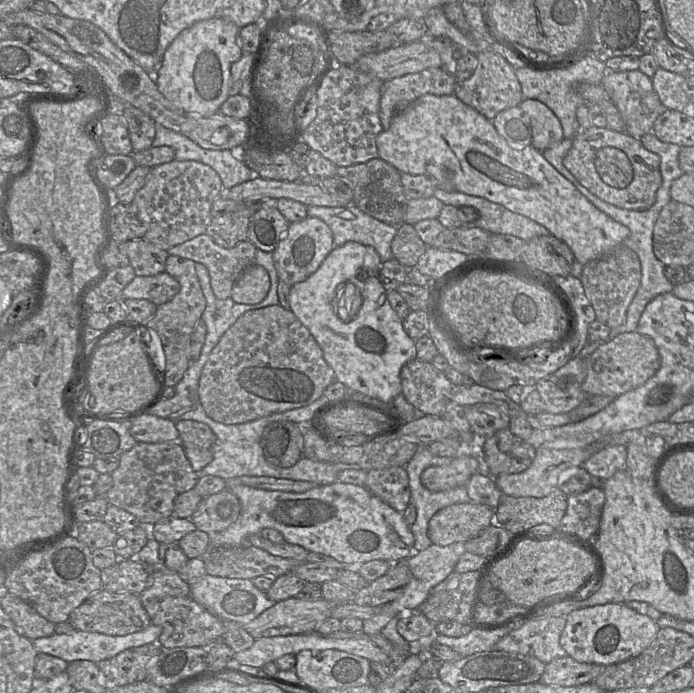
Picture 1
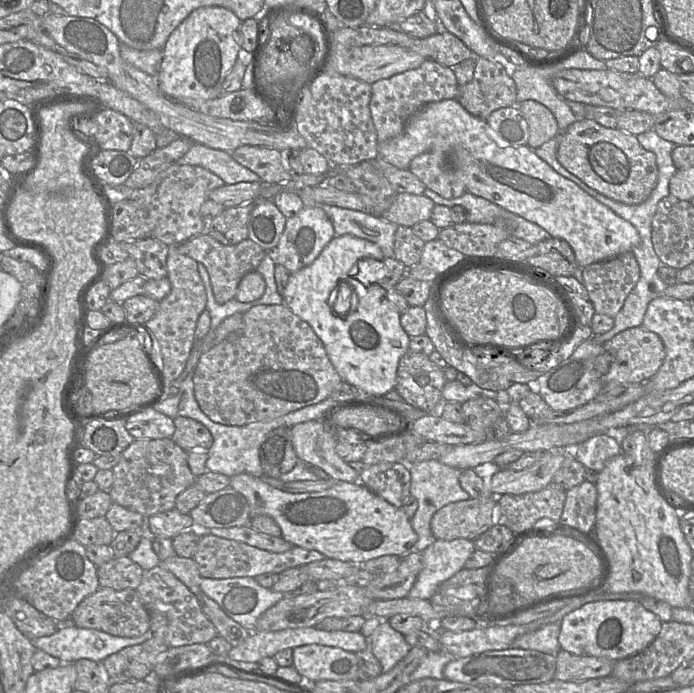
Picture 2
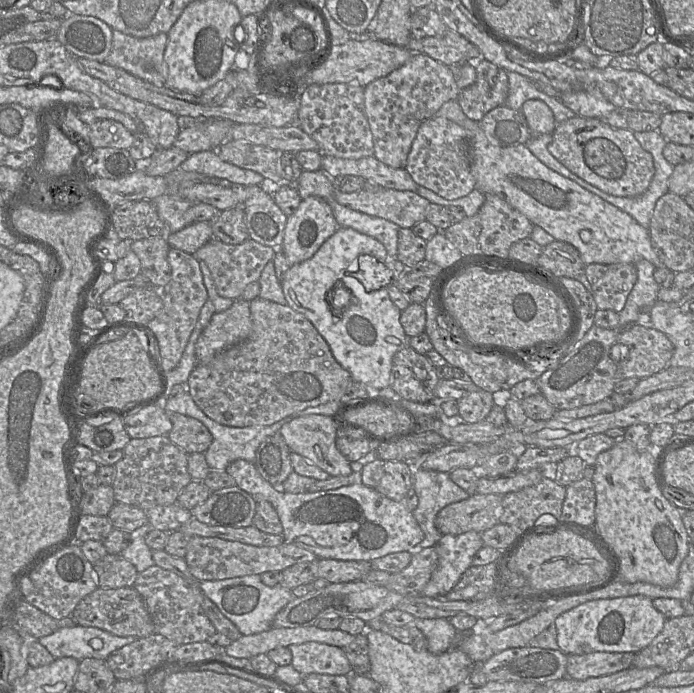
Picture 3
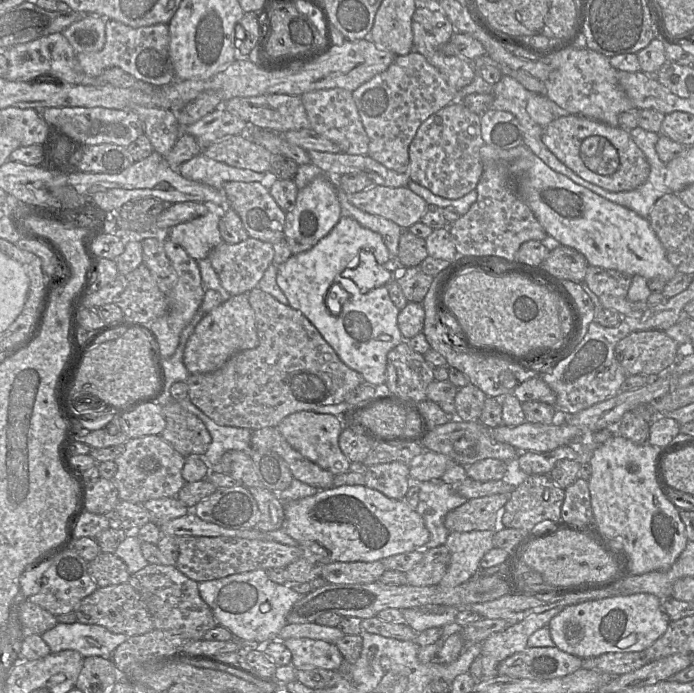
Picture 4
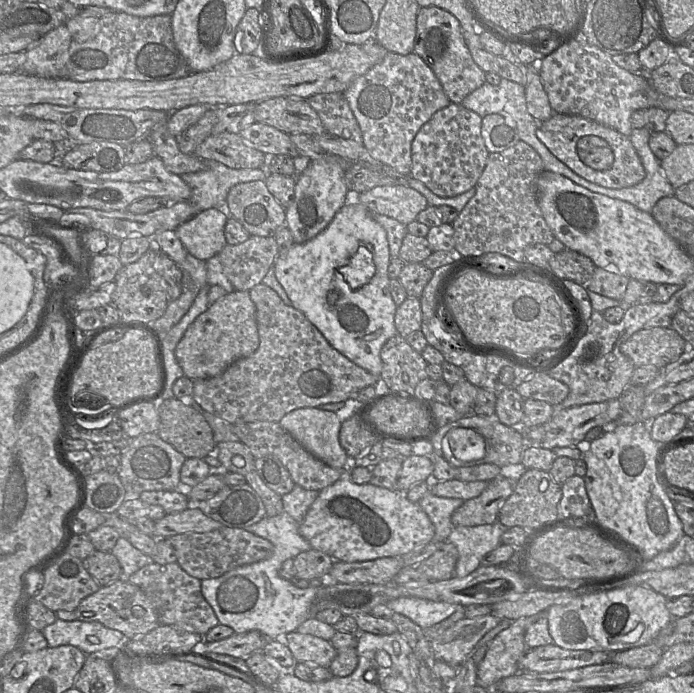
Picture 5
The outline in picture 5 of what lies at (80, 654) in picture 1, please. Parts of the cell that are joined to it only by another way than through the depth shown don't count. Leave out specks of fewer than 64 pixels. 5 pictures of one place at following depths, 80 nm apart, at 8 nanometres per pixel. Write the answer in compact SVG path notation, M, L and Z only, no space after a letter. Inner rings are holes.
M56 619L42 631L48 646L72 645L86 655L112 656L116 648L127 643L127 638L117 630L109 629L99 622Z

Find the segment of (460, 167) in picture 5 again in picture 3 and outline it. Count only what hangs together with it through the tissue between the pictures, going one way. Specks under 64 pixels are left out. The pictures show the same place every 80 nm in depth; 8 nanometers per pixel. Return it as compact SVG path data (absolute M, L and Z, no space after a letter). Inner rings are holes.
M433 116L420 125L405 169L419 186L428 188L447 200L464 197L476 189L476 181L471 172L467 131L444 117Z

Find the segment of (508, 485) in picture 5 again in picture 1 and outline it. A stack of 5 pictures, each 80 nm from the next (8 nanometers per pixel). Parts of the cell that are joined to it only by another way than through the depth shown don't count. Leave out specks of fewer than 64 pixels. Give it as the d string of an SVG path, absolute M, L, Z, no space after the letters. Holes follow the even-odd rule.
M473 502L454 504L436 512L428 523L432 544L448 546L466 543L495 522L495 510Z

